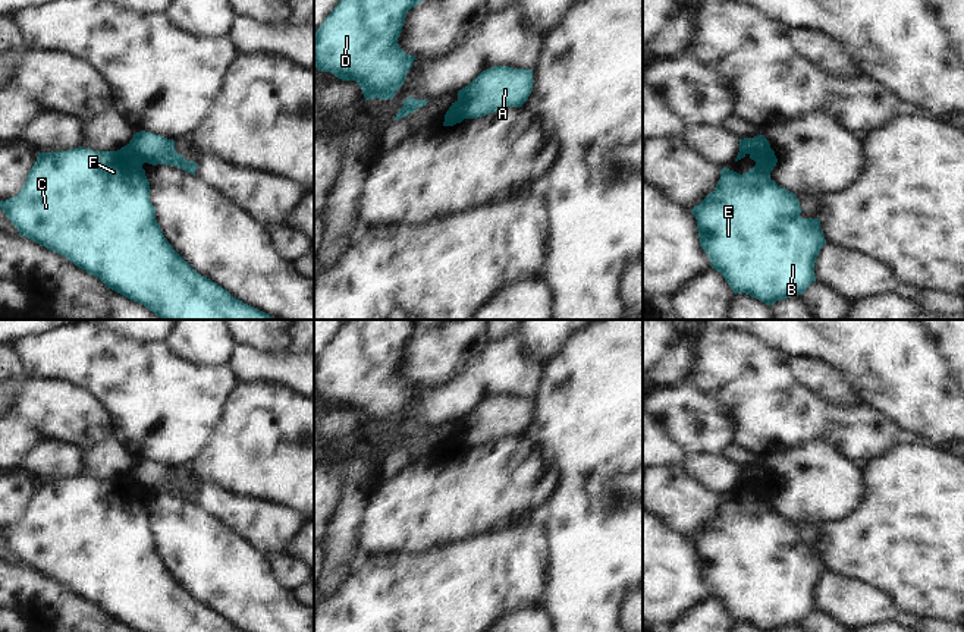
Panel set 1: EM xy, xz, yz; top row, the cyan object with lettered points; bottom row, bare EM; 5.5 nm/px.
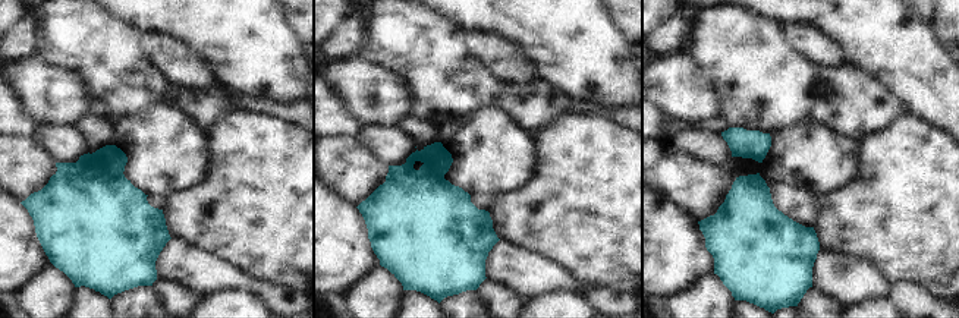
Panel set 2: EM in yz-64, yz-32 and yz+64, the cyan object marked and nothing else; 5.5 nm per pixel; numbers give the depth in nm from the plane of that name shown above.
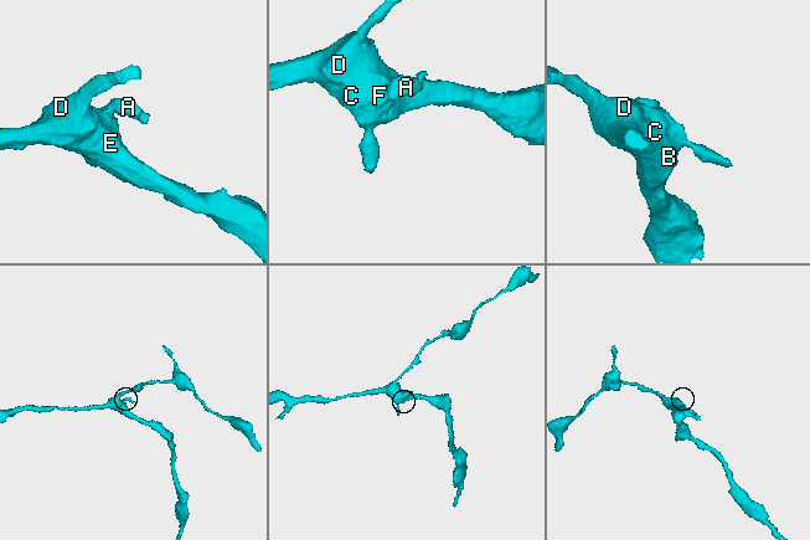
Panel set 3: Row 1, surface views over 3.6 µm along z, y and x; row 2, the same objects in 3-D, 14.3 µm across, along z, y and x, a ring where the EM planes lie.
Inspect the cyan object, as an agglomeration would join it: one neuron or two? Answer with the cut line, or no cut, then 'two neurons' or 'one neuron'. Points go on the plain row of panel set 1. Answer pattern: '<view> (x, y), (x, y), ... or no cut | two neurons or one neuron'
xy (129, 471), (145, 490) | two neurons

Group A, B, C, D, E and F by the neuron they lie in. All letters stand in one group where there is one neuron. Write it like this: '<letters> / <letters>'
A / B C D E F

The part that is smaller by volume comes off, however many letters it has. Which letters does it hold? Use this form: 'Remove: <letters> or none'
Remove: A

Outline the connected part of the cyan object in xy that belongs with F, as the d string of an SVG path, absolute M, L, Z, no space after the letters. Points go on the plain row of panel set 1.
M131 472L117 479L79 475L38 481L21 521L0 529L0 537L19 563L66 585L138 632L244 632L198 603L167 570L150 529L144 491Z

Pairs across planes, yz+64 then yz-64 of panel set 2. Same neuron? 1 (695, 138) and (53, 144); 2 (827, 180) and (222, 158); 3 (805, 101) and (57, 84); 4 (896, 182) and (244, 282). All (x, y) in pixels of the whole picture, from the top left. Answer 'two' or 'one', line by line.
1: one
2: two
3: two
4: two

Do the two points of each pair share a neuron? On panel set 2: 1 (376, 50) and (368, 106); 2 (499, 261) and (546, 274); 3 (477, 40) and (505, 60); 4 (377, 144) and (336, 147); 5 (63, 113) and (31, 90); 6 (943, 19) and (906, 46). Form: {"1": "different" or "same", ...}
{"1": "different", "2": "same", "3": "same", "4": "different", "5": "same", "6": "different"}

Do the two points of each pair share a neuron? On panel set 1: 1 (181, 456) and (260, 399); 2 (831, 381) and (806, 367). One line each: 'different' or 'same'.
1: different
2: same

